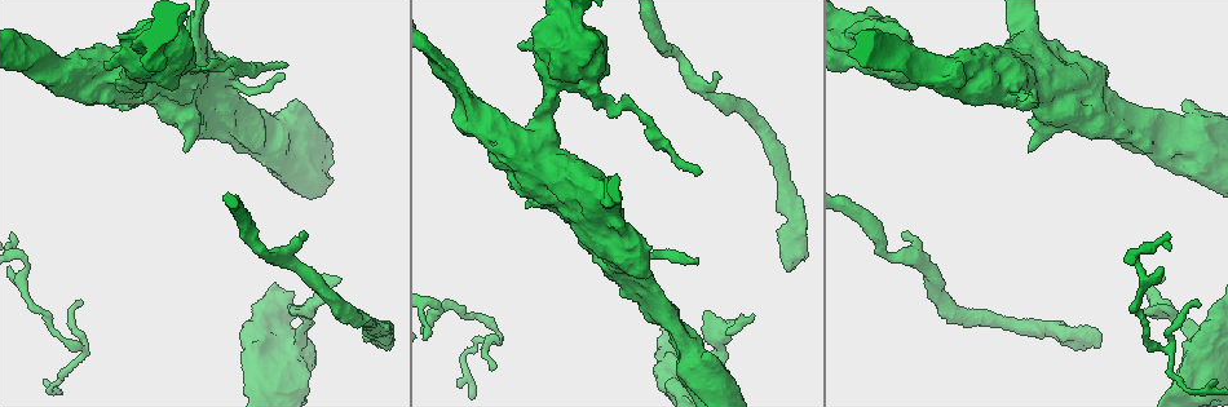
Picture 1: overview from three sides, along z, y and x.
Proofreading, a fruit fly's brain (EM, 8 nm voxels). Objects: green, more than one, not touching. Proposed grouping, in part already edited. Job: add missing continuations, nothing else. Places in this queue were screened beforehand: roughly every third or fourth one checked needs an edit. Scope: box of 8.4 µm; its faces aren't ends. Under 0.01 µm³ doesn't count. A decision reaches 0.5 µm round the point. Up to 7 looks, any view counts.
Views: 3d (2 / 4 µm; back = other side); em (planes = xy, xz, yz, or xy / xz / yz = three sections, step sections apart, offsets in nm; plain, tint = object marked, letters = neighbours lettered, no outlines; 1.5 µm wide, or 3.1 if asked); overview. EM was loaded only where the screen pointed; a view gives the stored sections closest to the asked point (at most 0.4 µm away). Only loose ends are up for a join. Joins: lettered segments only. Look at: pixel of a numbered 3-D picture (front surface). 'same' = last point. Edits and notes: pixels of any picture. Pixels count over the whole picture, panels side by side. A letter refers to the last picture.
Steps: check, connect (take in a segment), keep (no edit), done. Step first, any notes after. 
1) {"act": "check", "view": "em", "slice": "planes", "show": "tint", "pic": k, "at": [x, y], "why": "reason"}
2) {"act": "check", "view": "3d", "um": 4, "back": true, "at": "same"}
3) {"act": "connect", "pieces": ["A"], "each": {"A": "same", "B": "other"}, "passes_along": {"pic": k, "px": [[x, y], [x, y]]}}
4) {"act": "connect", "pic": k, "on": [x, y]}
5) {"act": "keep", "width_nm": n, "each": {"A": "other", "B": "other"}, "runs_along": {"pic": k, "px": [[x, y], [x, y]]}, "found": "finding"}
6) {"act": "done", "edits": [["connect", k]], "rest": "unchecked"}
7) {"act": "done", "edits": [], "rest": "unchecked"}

{"act": "check", "view": "em", "slice": "xy", "step": 8, "show": "tint", "pic": 1, "at": [206, 70], "why": "free end"}

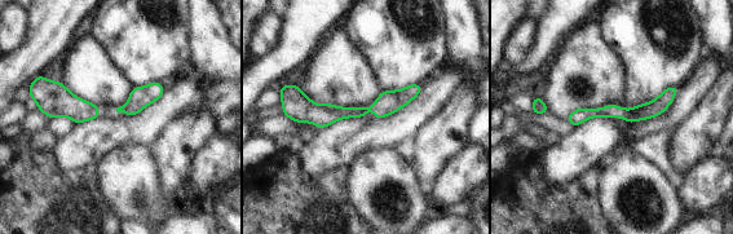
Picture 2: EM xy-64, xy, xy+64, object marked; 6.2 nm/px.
{"act": "check", "view": "em", "slice": "planes", "show": "letters", "at": "same"}

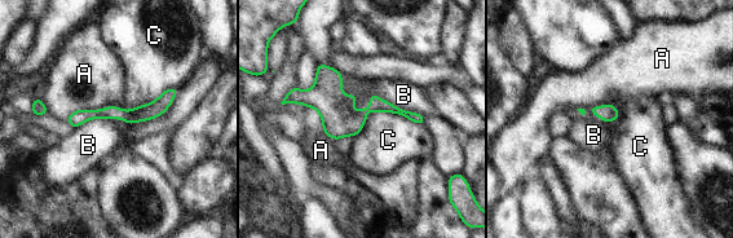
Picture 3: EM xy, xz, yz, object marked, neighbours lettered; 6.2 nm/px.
{"act": "keep", "each": {"A": "other", "B": "other", "C": "other"}, "found": "no lettered segment goes on from it"}

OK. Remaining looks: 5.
{"act": "check", "view": "3d", "um": 4, "pic": 1, "at": [1054, 125], "why": "thick end"}

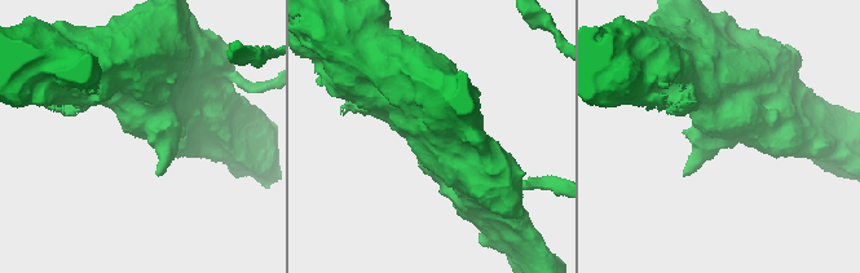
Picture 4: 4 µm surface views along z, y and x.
{"act": "check", "view": "em", "slice": "planes", "show": "letters", "pic": 4, "at": [721, 132], "arm_widths_nm": [320, 750]}

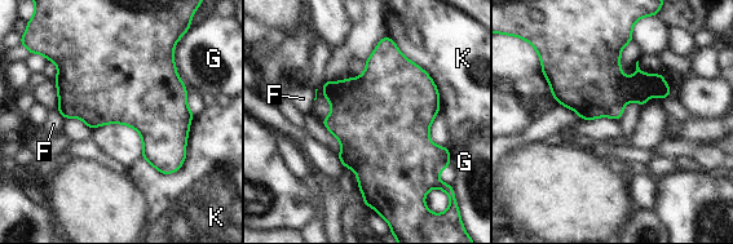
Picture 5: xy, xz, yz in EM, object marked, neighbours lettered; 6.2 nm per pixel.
{"act": "keep", "each": {"F": "other", "G": "other", "K": "other"}, "border": {"pic": 5, "px": [[194, 115], [184, 163], [159, 173]]}, "found": "no lettered segment goes on from it"}

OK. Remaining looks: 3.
{"act": "check", "view": "3d", "um": 2, "pic": 1, "at": [284, 74], "why": "branch stops here"}

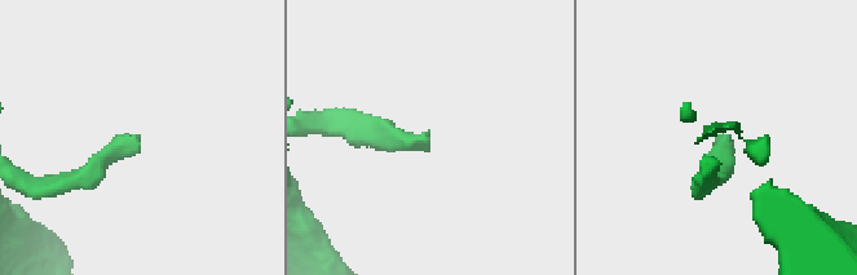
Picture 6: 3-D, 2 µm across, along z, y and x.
{"act": "check", "view": "em", "slice": "planes", "show": "letters", "pic": 6, "at": [730, 144]}

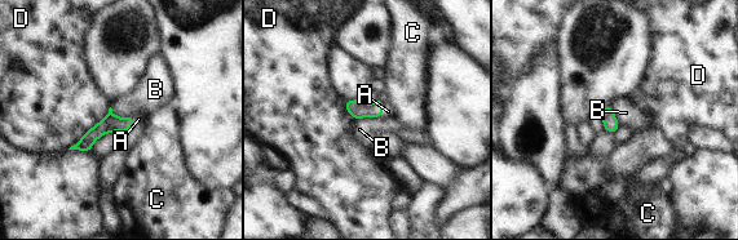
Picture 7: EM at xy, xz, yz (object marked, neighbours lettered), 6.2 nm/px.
{"act": "connect", "pieces": ["A"], "each": {"A": "same", "B": "other", "C": "other", "D": "other"}, "passes_along": {"pic": 7, "px": [[358, 109], [381, 109], [388, 111]]}, "found": "it goes on there"}

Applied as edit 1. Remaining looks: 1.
{"act": "done", "edits": [["connect", 7]], "rest": "unchecked"}

